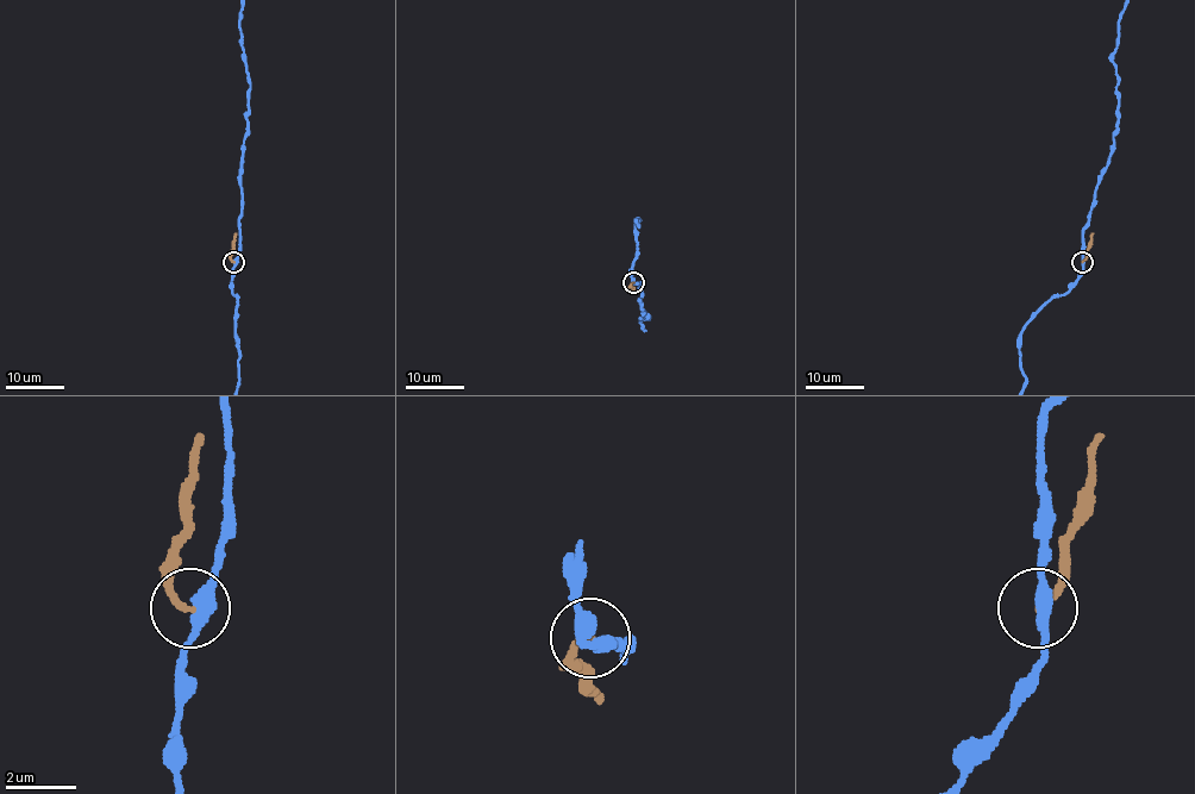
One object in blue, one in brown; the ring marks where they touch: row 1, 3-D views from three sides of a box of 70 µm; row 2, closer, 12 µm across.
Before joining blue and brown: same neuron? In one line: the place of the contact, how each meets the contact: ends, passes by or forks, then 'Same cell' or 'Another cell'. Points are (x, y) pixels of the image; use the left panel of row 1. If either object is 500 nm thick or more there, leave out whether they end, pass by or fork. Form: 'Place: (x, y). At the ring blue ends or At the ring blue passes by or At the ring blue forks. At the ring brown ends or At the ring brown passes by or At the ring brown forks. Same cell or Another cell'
Place: (233, 262). At the ring blue passes by. At the ring brown ends. Another cell

